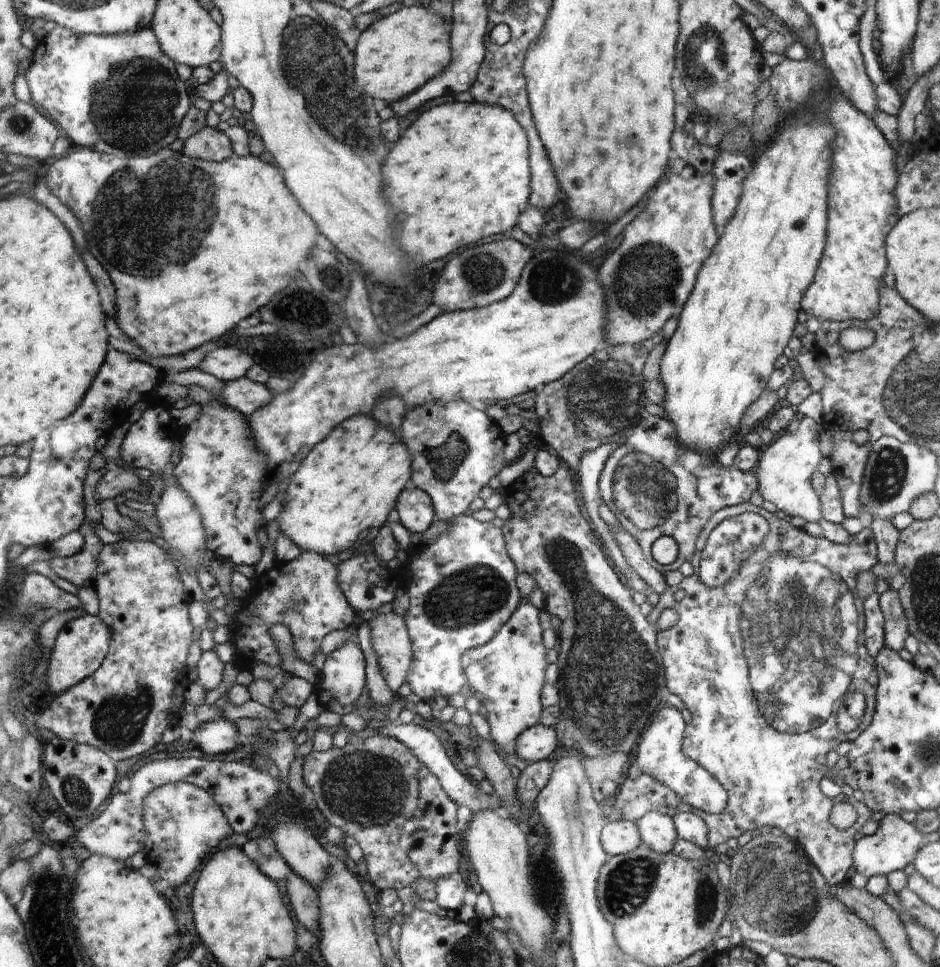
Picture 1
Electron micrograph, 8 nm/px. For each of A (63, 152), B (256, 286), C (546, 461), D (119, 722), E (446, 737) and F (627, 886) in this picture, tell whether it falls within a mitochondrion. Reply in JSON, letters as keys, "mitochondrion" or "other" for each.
{"A":"other","B":"other","C":"other","D":"mitochondrion","E":"mitochondrion","F":"mitochondrion"}

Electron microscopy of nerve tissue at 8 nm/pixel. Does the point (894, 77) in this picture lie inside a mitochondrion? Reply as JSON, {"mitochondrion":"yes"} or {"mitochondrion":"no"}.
{"mitochondrion":"no"}

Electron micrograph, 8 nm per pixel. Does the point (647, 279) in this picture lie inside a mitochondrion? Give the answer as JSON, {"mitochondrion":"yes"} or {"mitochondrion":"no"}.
{"mitochondrion":"yes"}

